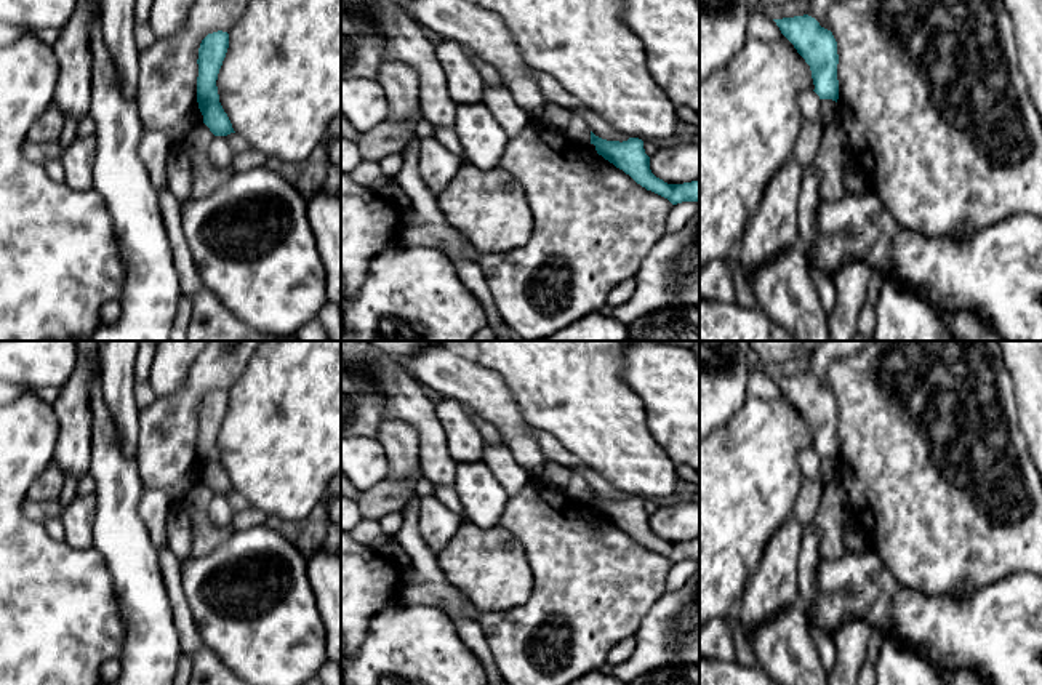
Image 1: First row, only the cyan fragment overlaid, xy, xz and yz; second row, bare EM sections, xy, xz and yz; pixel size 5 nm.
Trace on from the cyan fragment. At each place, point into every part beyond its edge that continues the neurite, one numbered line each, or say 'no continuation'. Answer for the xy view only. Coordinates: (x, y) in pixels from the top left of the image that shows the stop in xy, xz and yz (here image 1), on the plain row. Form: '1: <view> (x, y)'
no continuation

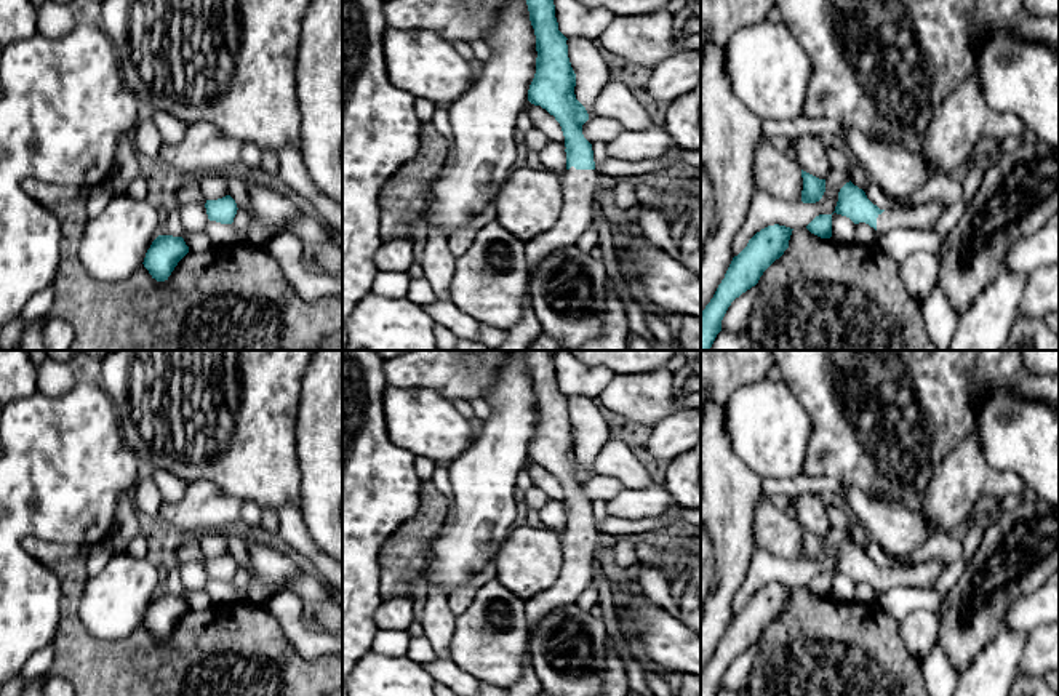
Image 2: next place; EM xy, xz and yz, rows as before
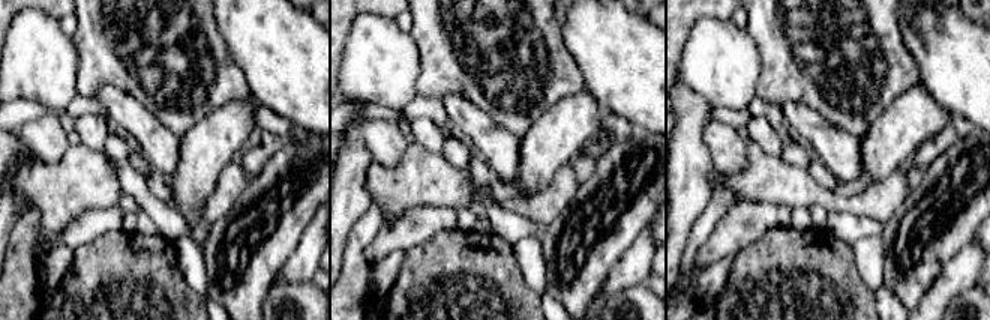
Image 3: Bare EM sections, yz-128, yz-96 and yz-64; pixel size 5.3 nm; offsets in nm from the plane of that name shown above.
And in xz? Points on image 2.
1: xz (579, 544)

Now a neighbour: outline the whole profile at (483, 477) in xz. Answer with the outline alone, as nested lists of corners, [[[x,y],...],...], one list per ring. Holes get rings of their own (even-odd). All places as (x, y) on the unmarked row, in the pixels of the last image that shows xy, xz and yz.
[[[514,350],[506,358],[483,397],[491,414],[470,446],[450,462],[454,520],[438,530],[426,573],[448,598],[494,558],[520,510],[514,493],[537,416],[525,357],[525,350]]]

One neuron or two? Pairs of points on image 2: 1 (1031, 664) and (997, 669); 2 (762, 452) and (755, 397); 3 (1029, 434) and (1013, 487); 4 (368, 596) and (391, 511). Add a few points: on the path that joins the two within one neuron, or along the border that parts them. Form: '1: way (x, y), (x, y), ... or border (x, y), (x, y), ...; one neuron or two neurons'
1: way (1023, 660), (1005, 661); one neuron
2: way (762, 439), (762, 418), (755, 410); one neuron
3: border (984, 453), (994, 468), (1015, 472), (1026, 487); two neurons
4: way (365, 575), (365, 535), (370, 530); one neuron

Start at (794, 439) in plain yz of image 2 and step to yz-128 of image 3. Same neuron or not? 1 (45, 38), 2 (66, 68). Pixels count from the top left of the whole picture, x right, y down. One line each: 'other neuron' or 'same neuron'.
1: same neuron
2: same neuron

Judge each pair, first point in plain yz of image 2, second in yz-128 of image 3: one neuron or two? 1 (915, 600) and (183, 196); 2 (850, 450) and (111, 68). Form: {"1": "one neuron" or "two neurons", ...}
{"1": "two neurons", "2": "one neuron"}

